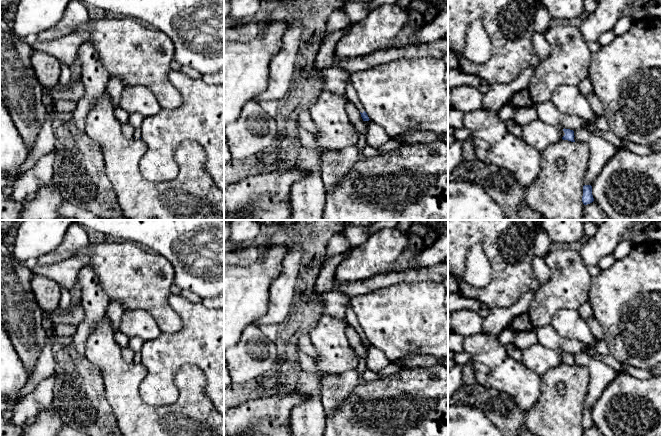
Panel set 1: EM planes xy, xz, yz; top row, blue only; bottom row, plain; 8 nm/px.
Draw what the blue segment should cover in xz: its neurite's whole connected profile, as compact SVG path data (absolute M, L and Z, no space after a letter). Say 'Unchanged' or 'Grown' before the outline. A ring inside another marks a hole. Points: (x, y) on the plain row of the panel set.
Grown. M348 304L347 307L346 307L345 320L360 335L360 338L361 338L361 341L362 341L363 345L369 345L370 343L369 343L367 337L365 336L365 334L364 334L363 330L362 330L362 327L359 324L359 321L358 321L356 315L354 314L350 304Z

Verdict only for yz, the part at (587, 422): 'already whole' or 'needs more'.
already whole

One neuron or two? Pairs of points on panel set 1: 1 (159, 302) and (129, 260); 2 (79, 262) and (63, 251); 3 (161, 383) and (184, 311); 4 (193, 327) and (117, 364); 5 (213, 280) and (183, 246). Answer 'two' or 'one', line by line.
1: one
2: two
3: one
4: two
5: one

